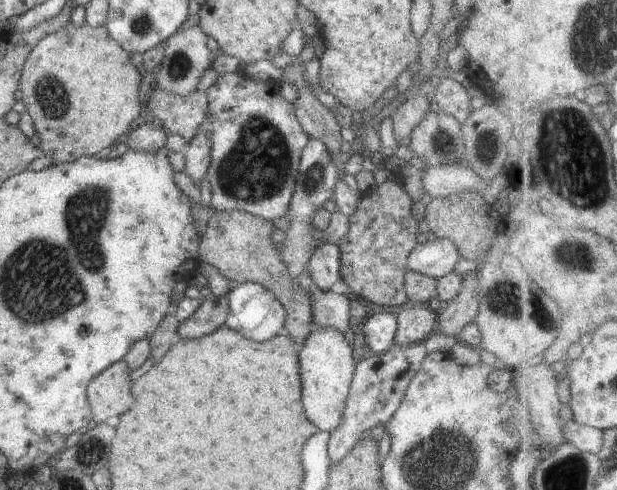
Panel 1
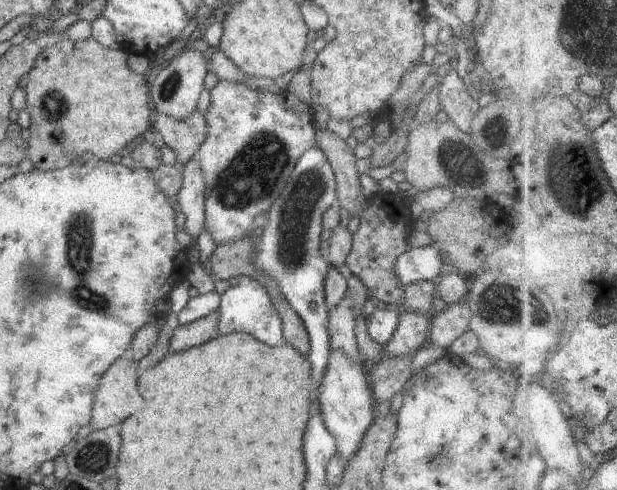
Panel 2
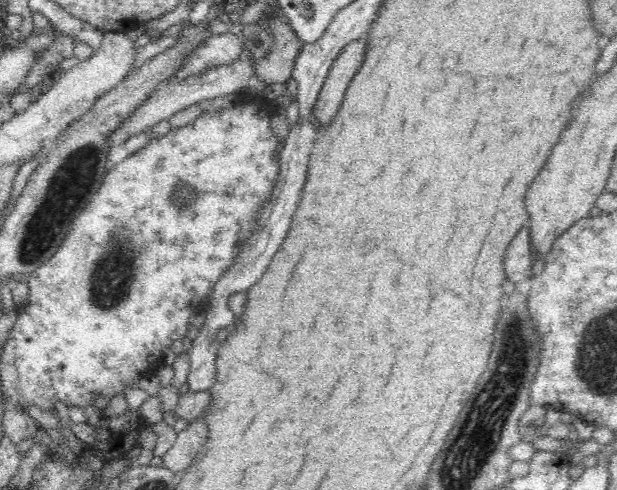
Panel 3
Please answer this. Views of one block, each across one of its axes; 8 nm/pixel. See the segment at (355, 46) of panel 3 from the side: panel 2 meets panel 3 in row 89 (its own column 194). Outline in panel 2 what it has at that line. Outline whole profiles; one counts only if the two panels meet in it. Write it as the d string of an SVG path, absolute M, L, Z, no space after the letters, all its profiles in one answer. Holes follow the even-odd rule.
M214 310L212 314L200 320L190 322L190 324L179 325L173 329L173 335L170 341L171 352L184 352L190 350L204 342L214 340L218 337L218 323L220 318L220 310Z

